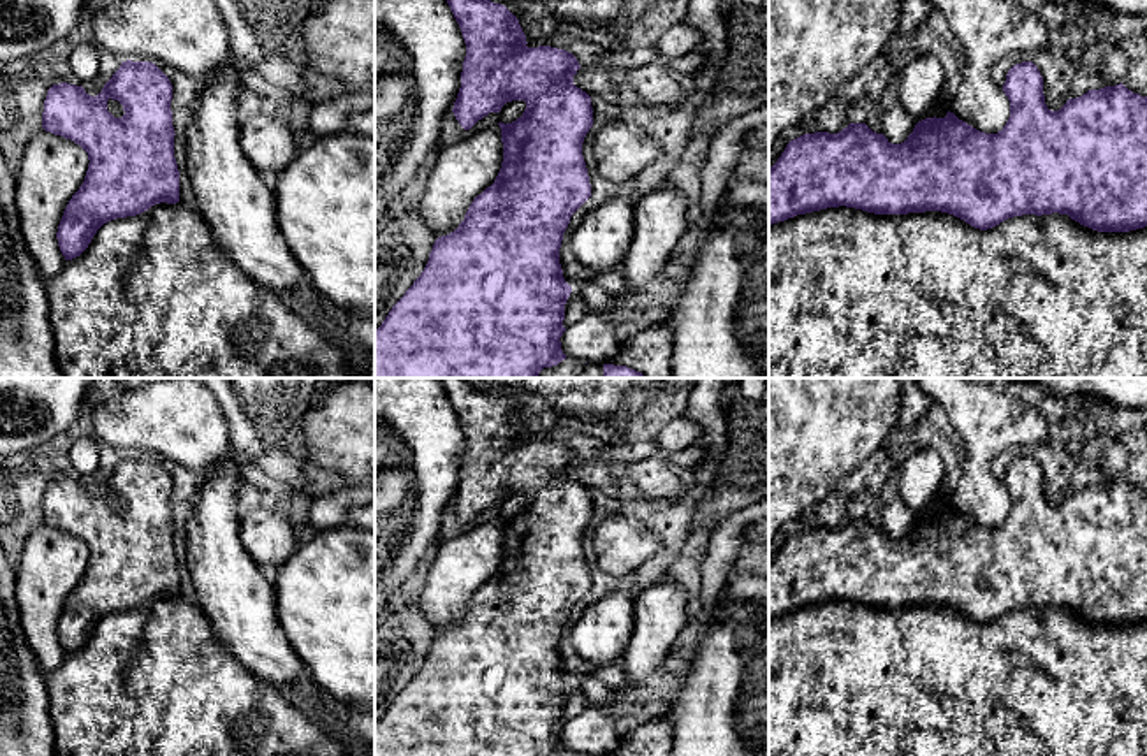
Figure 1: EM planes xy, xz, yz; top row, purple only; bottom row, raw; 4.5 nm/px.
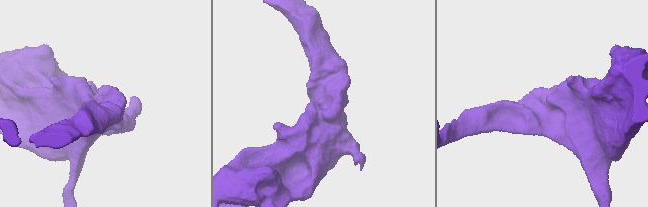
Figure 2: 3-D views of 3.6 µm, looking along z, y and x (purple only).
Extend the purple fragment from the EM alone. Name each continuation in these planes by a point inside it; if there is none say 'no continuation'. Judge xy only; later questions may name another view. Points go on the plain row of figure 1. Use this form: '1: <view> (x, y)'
no continuation

